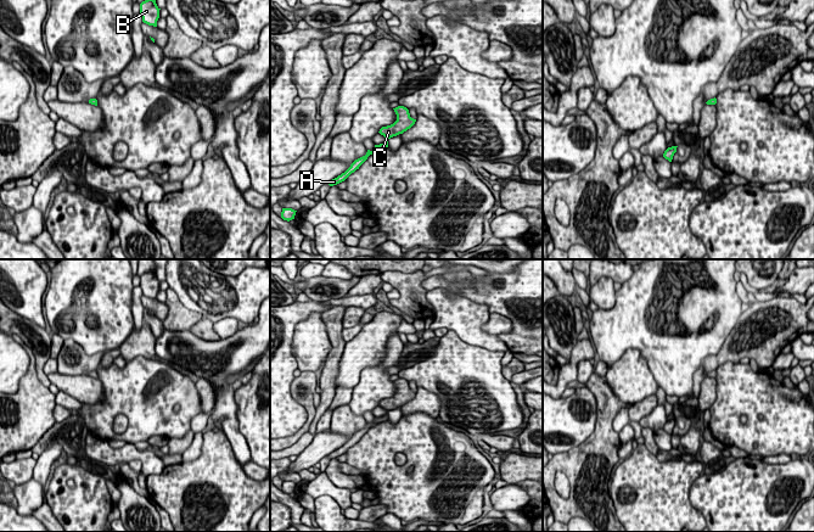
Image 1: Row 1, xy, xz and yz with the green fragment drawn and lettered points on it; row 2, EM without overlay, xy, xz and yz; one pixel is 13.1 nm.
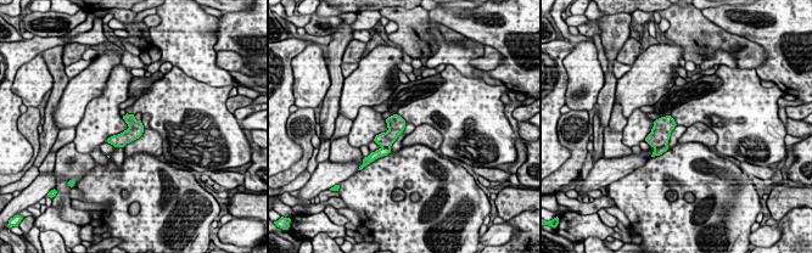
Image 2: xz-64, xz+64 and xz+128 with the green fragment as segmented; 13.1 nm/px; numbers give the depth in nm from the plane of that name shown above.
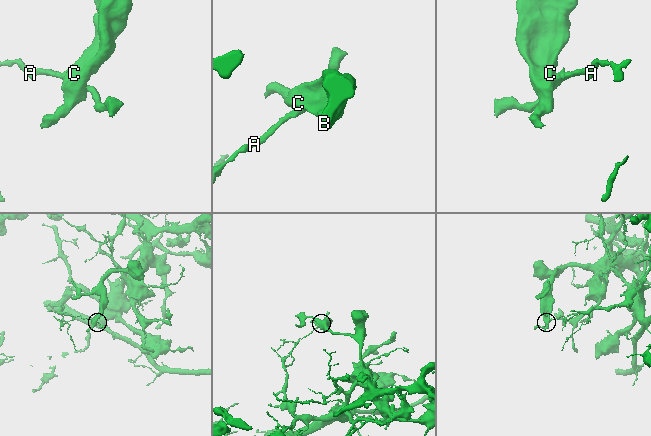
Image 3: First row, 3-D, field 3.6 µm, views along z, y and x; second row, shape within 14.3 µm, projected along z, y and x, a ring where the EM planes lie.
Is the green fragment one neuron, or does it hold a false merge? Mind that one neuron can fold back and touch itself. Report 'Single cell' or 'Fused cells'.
Fused cells

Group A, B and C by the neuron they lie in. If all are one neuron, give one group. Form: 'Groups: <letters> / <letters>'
Groups: A / B C

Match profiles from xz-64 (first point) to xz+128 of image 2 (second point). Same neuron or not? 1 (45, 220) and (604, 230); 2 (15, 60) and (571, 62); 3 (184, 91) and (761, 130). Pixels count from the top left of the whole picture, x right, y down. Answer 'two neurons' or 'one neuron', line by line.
1: one neuron
2: two neurons
3: one neuron

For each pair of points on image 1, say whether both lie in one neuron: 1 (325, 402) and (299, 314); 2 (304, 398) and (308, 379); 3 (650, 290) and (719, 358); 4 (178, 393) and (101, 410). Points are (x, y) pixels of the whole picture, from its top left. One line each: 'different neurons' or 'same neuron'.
1: different neurons
2: same neuron
3: different neurons
4: same neuron

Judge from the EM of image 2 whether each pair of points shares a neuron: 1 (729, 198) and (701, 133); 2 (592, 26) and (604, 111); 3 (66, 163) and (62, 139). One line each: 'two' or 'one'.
1: two
2: two
3: two

